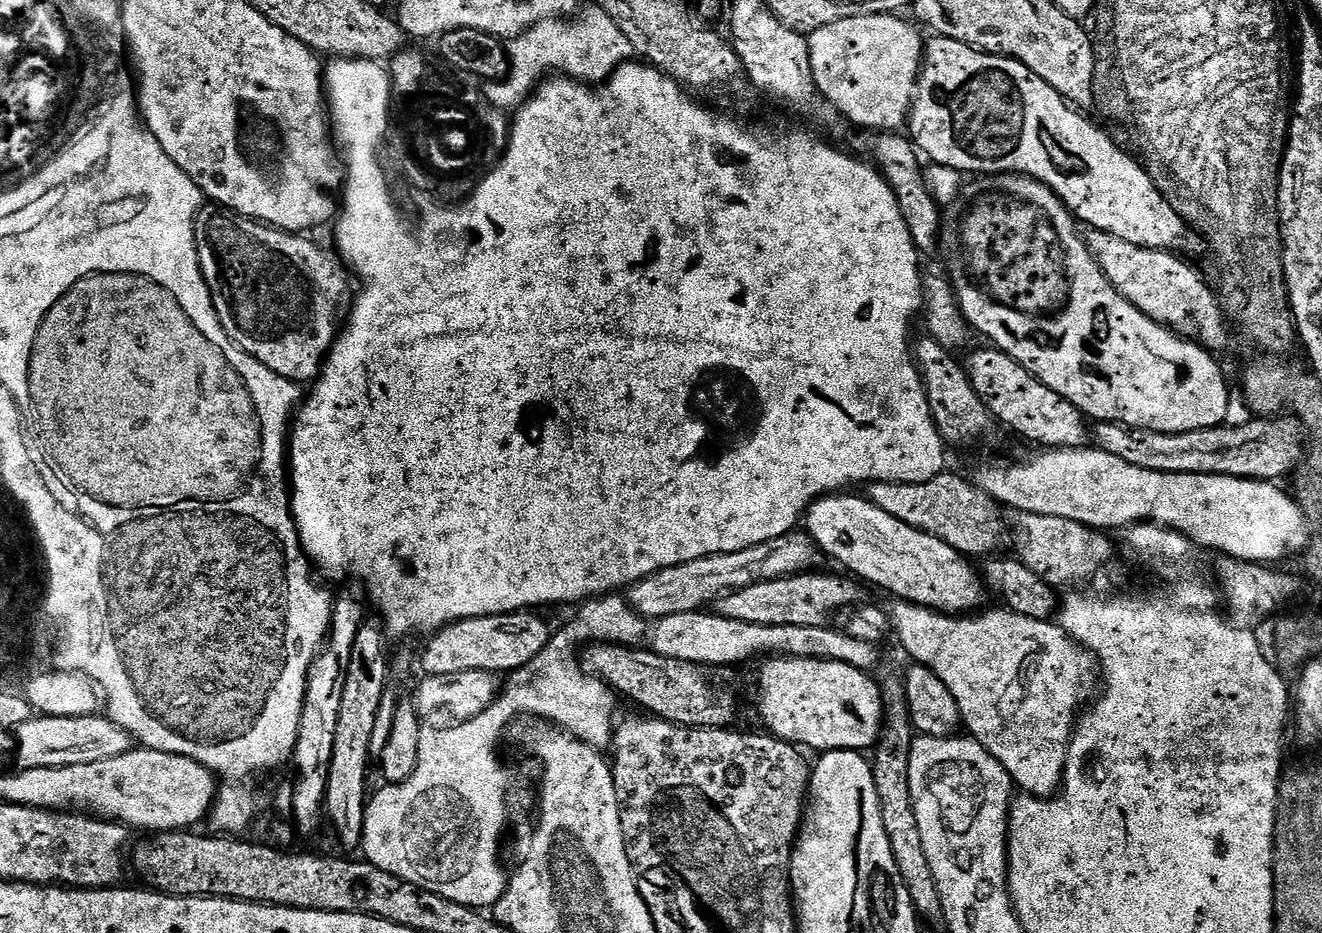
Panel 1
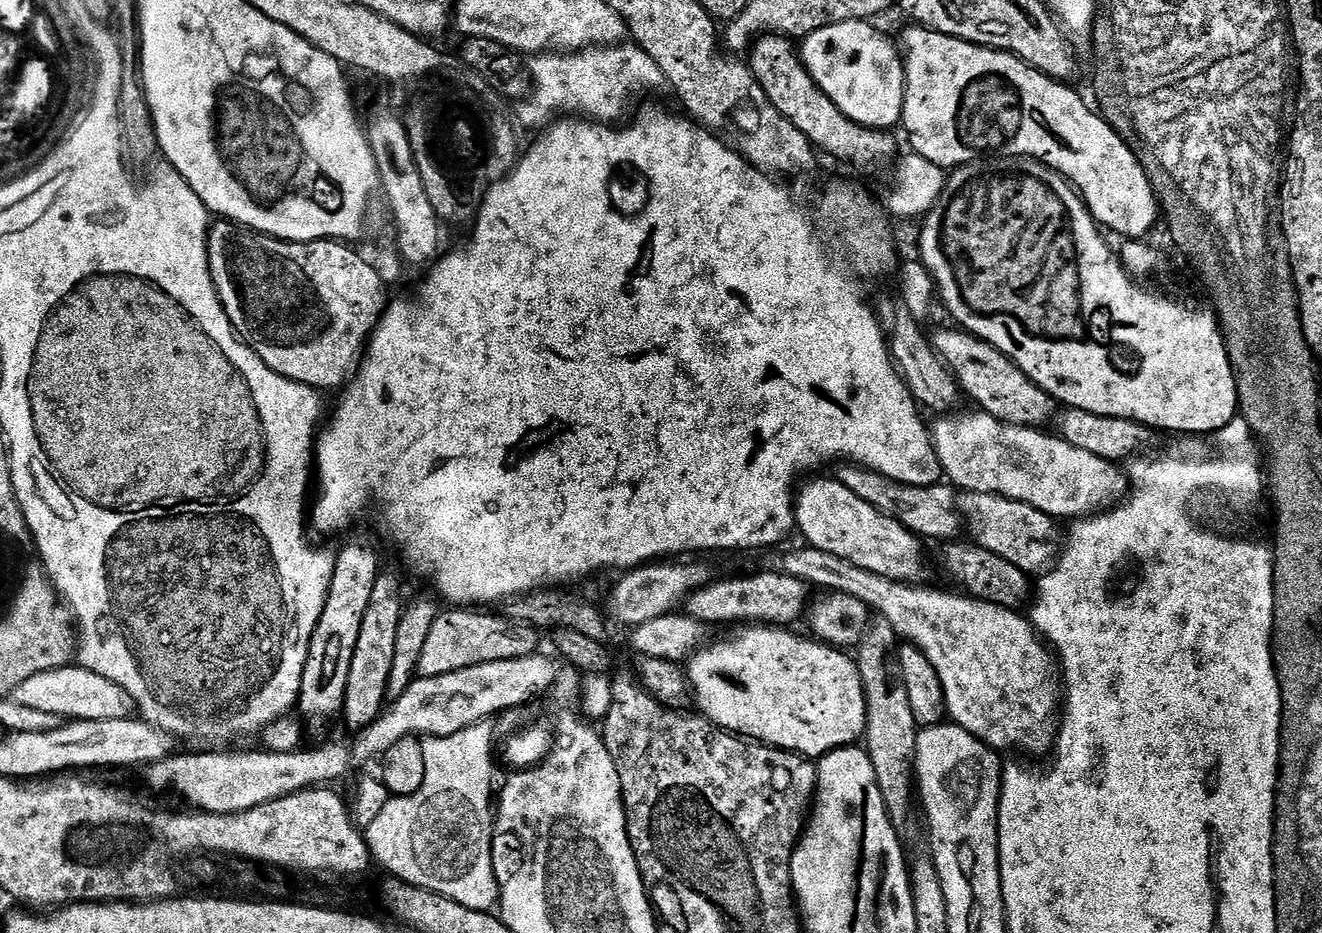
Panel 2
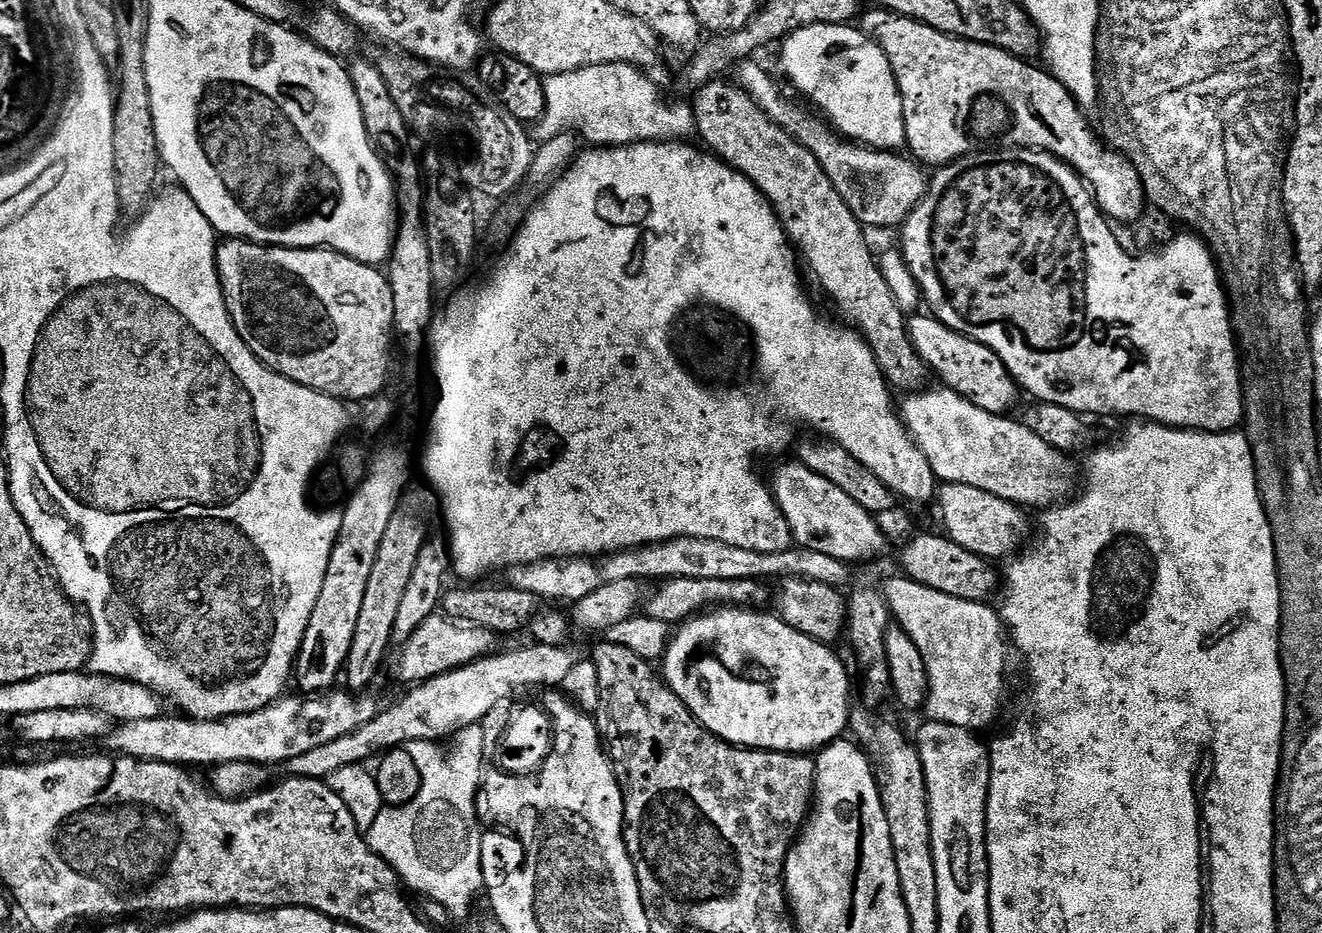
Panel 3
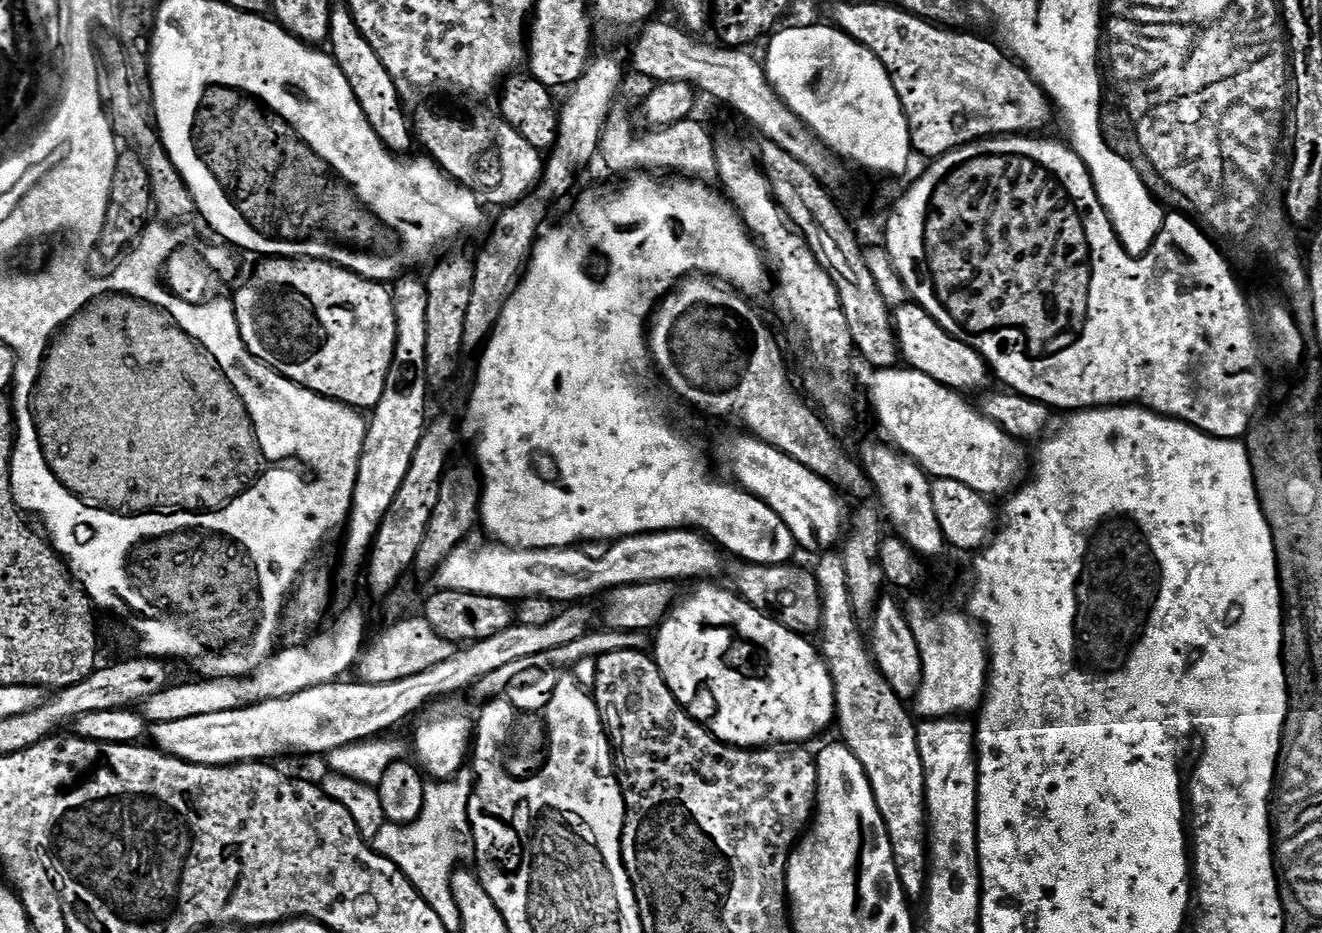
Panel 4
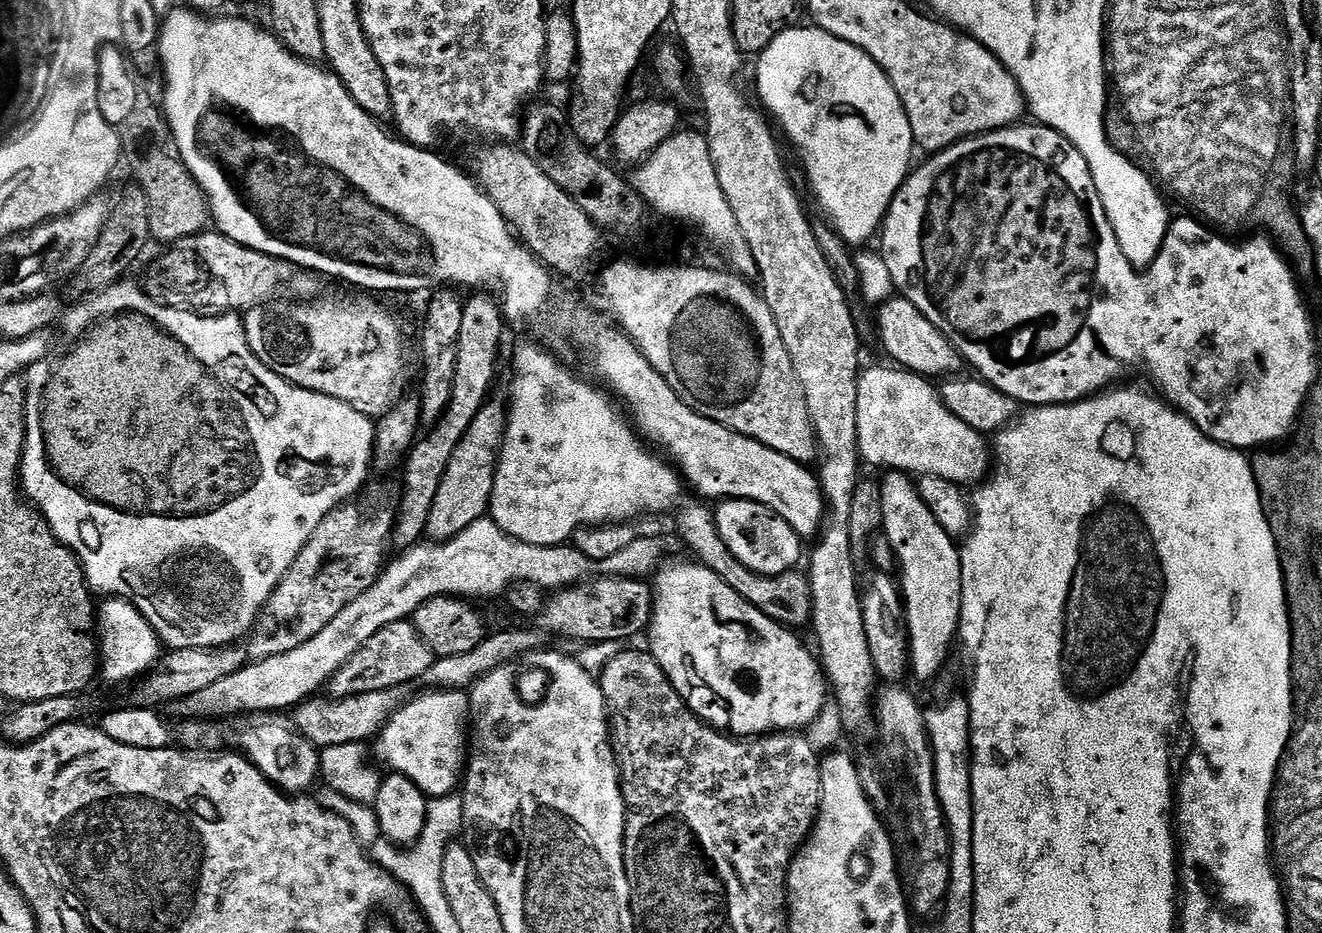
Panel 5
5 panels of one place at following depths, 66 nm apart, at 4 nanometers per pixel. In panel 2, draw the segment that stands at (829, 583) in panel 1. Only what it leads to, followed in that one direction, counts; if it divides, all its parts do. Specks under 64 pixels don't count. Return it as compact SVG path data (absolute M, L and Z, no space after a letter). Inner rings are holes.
M763 570L753 576L734 576L730 580L715 579L705 588L689 594L682 605L683 615L705 626L732 624L731 626L792 626L805 615L810 603L809 585L798 578L790 578L781 572Z

